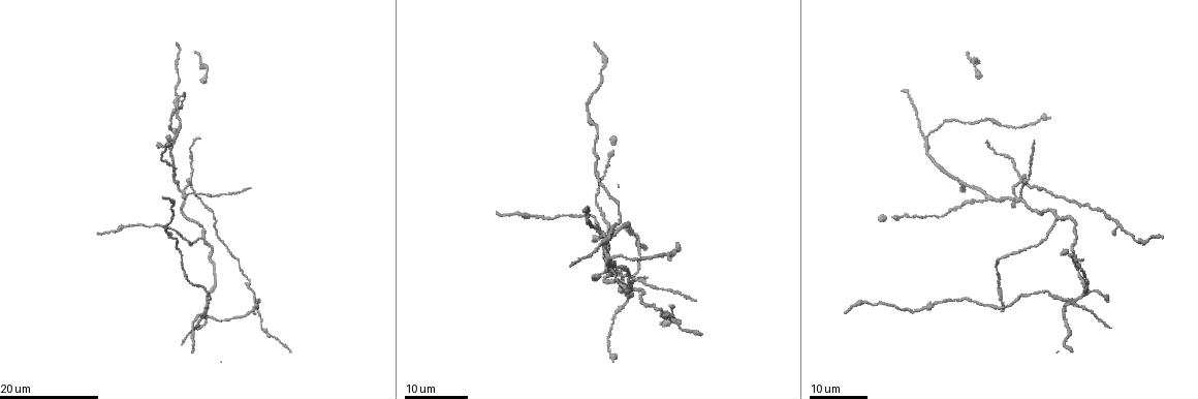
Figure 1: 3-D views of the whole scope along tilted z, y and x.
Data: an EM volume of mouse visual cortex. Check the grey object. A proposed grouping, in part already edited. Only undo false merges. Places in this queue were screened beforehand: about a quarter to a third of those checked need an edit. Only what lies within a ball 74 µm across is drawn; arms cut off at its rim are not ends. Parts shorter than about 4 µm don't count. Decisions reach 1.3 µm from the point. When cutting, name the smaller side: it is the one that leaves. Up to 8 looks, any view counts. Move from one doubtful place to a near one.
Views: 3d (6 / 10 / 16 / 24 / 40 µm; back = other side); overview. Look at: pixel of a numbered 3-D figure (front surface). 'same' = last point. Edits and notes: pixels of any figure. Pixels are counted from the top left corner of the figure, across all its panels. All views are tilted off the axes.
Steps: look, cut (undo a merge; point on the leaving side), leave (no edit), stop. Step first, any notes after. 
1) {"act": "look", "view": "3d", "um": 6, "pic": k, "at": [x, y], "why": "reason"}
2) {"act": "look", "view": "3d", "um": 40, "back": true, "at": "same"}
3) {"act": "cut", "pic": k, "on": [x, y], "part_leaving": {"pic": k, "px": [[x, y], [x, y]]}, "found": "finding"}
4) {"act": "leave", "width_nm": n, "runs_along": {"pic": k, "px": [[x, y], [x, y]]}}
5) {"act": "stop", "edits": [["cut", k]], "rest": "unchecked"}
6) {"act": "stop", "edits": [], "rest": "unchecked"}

{"act": "look", "view": "3d", "um": 24, "pic": 1, "at": [989, 196], "why": "a fork"}

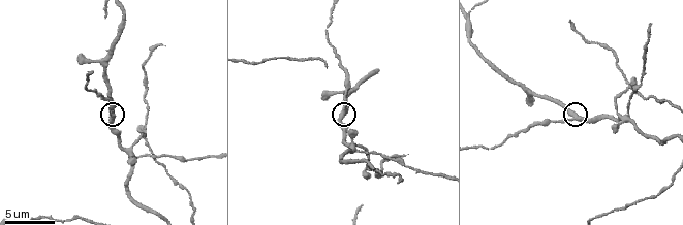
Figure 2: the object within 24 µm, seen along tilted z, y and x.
{"act": "look", "view": "3d", "um": 10, "pic": 2, "at": [343, 113]}

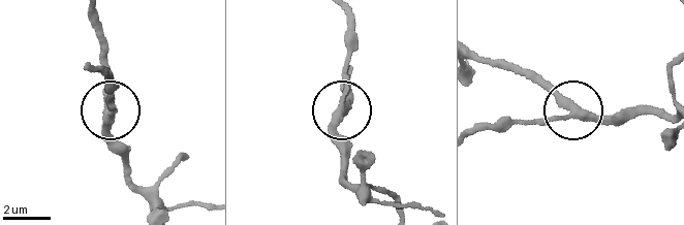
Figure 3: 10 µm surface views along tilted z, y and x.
{"act": "leave", "runs_along": {"pic": 3, "px": [[152, 206], [135, 187], [110, 130], [115, 108], [106, 84]]}, "found": "all the same neuron"}

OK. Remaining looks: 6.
{"act": "look", "view": "3d", "um": 16, "pic": 1, "at": [203, 236], "why": "thin arm on a thick one"}

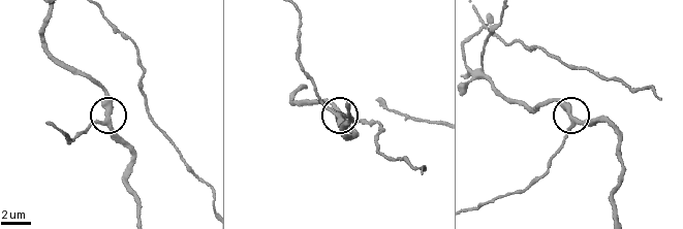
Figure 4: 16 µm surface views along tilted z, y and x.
{"act": "look", "view": "3d", "um": 6, "pic": 4, "at": [107, 121]}

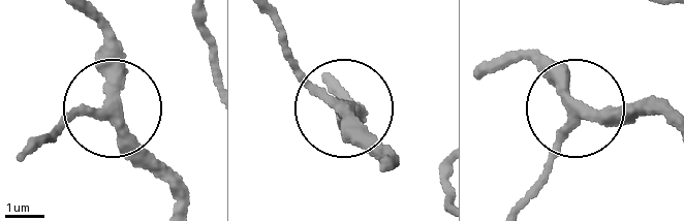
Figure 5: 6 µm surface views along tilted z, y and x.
{"act": "leave", "arms": 3, "runs_along": {"pic": 5, "px": [[175, 201], [113, 112], [35, 135]]}, "found": "one neuron here"}

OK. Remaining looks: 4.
{"act": "look", "view": "3d", "um": 10, "pic": 2, "at": [628, 86], "why": "thin arm on a thick one"}

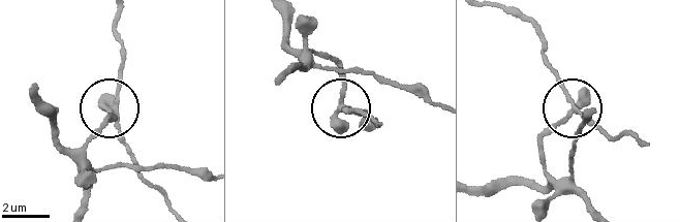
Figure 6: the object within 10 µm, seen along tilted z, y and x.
{"act": "cut", "pic": 6, "on": [121, 76], "part_leaving": {"pic": 6, "px": [[113, 109], [126, 150], [171, 207]]}, "found": "a second neuron is stuck on"}

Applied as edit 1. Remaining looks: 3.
{"act": "look", "view": "3d", "um": 24, "pic": 1, "at": [179, 96], "why": "small branch off a trunk"}

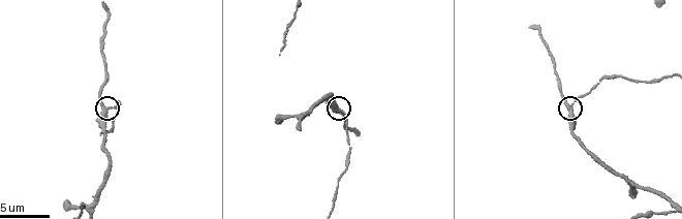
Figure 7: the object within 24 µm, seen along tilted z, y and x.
{"act": "look", "view": "3d", "um": 6, "pic": 7, "at": [104, 107]}

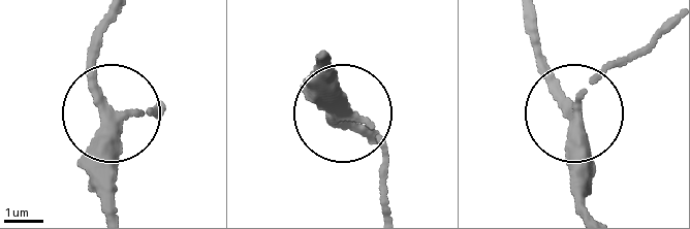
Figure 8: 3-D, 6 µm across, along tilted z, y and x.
{"act": "look", "view": "3d", "um": 6, "back": true, "pic": 8, "at": [109, 114]}

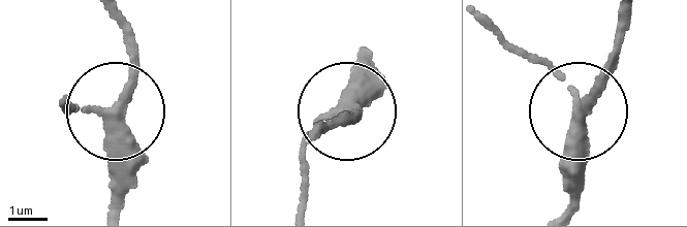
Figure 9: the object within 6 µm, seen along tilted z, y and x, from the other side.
{"act": "leave", "arms": 3, "runs_along": {"pic": 9, "px": [[120, 202], [117, 118], [134, 64], [130, 24]]}, "found": "all the same neuron"}

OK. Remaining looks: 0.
{"act": "stop", "edits": [["cut", 6]], "rest": "unchecked"}

